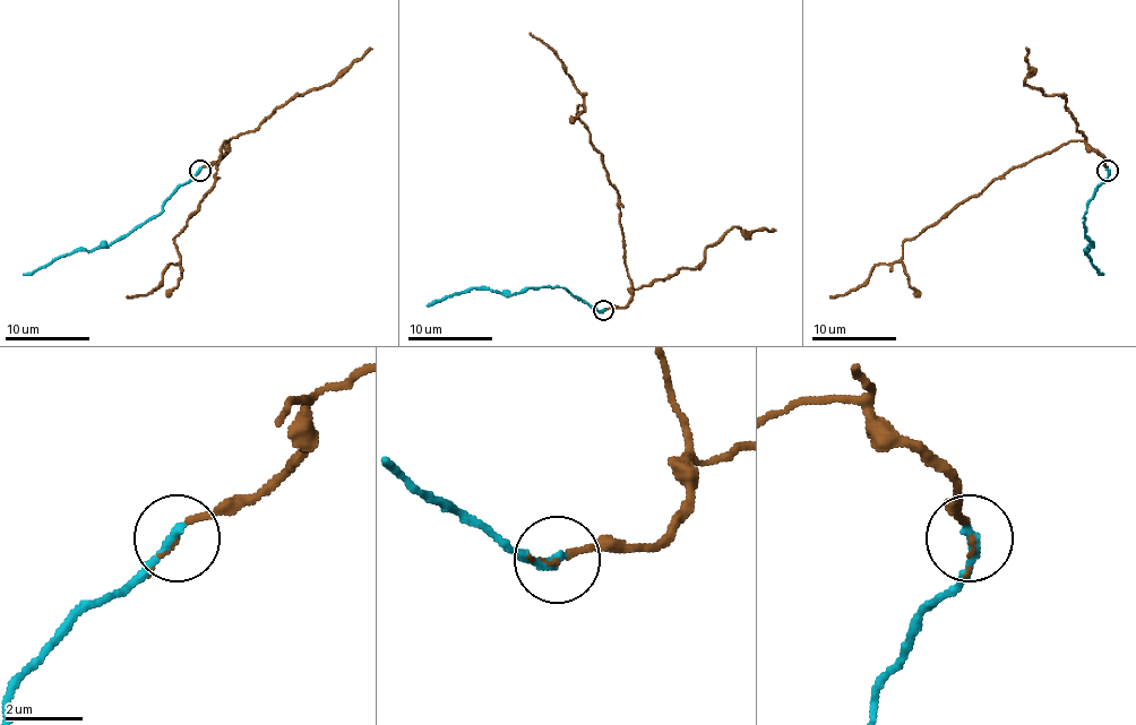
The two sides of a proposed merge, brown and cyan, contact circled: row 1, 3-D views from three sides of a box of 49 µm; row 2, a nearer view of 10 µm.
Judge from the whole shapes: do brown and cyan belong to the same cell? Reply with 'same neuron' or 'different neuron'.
same neuron

